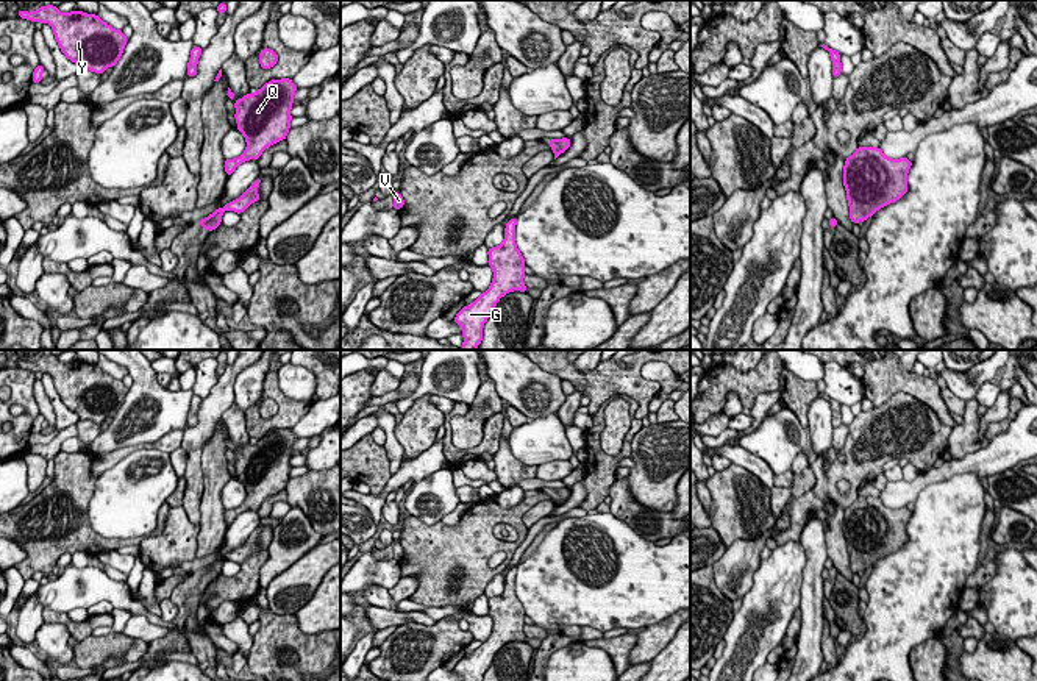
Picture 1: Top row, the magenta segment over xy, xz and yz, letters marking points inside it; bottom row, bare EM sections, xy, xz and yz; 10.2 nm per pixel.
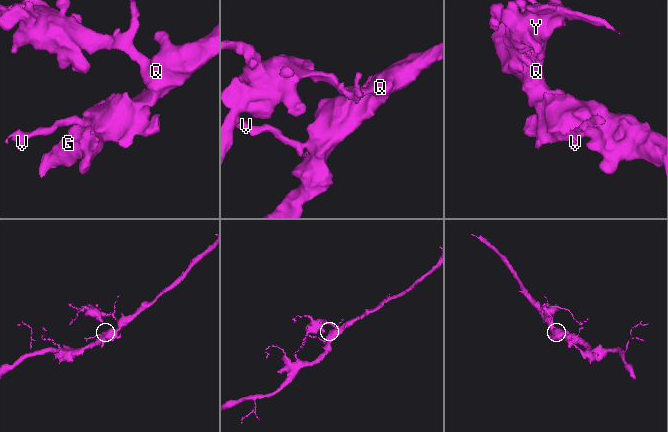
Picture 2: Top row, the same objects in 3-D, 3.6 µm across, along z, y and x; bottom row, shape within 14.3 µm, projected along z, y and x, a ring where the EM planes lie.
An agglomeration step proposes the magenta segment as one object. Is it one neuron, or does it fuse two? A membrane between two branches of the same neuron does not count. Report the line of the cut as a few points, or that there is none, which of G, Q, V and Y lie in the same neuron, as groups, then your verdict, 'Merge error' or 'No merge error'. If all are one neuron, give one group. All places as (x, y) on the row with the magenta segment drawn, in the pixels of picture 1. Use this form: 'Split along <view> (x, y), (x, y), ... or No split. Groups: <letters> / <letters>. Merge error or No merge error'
No split. Groups: G Q V Y. No merge error

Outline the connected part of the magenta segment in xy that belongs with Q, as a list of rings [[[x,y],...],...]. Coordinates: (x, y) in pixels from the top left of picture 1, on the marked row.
[[[290,78],[272,80],[255,94],[248,92],[234,103],[234,119],[247,141],[247,148],[239,158],[225,159],[226,176],[239,164],[259,159],[267,147],[286,139],[297,89]]]

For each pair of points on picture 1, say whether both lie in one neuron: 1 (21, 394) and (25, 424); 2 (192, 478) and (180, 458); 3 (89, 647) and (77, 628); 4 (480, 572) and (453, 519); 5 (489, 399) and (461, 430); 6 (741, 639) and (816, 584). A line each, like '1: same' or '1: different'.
1: same
2: different
3: different
4: different
5: same
6: different

